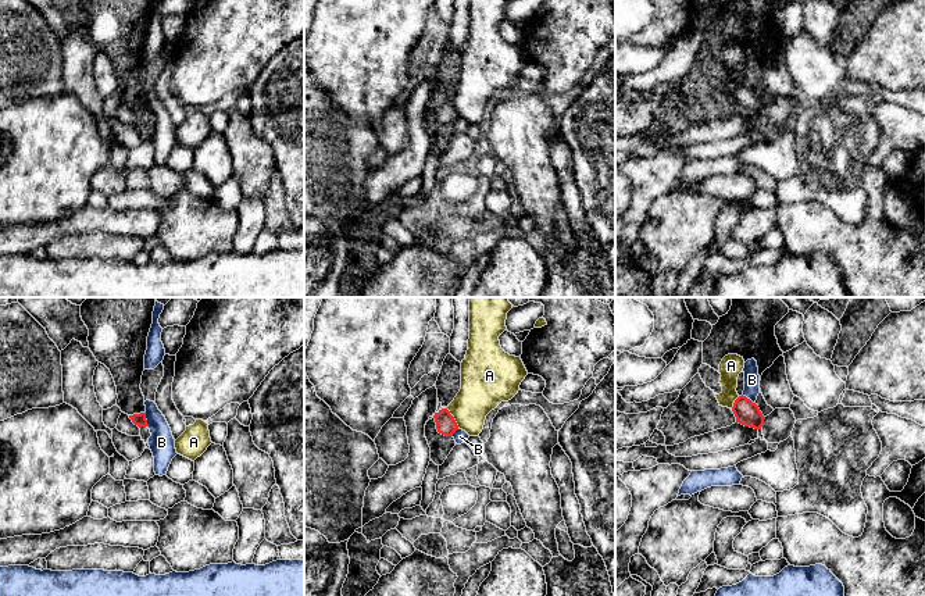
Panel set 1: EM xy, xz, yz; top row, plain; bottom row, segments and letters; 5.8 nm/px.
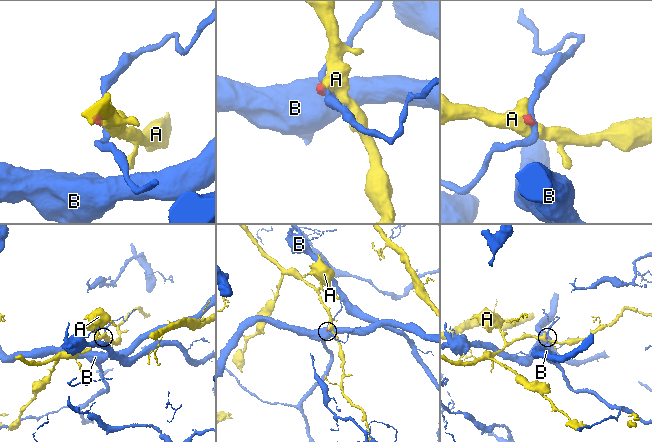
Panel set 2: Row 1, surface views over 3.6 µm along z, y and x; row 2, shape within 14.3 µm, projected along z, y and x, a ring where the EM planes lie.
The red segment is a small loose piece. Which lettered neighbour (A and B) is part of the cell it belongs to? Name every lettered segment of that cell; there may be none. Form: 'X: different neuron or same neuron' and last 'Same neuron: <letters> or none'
A: different neuron
B: different neuron
Same neuron: none

